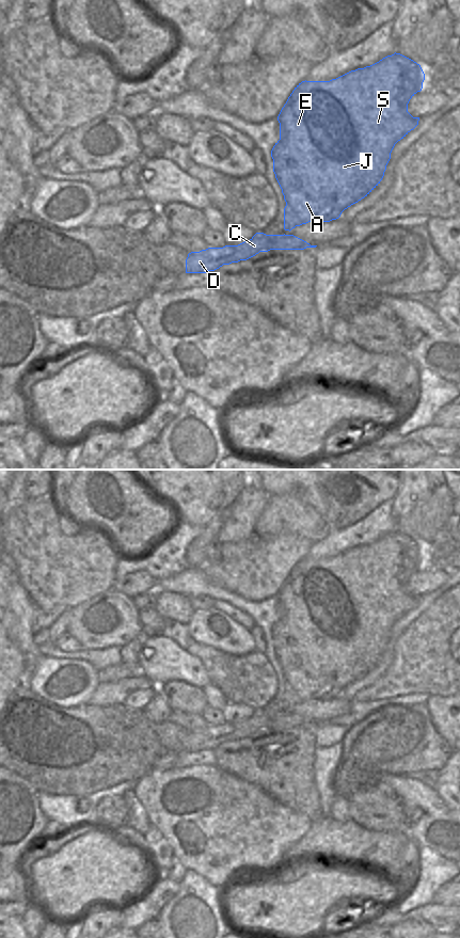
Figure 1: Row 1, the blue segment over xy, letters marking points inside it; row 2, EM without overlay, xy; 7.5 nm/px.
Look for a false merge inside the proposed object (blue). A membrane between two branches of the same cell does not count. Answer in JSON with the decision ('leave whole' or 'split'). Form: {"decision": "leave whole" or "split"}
{"decision": "leave whole"}

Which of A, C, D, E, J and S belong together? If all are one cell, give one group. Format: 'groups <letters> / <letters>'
groups A C D E J S

